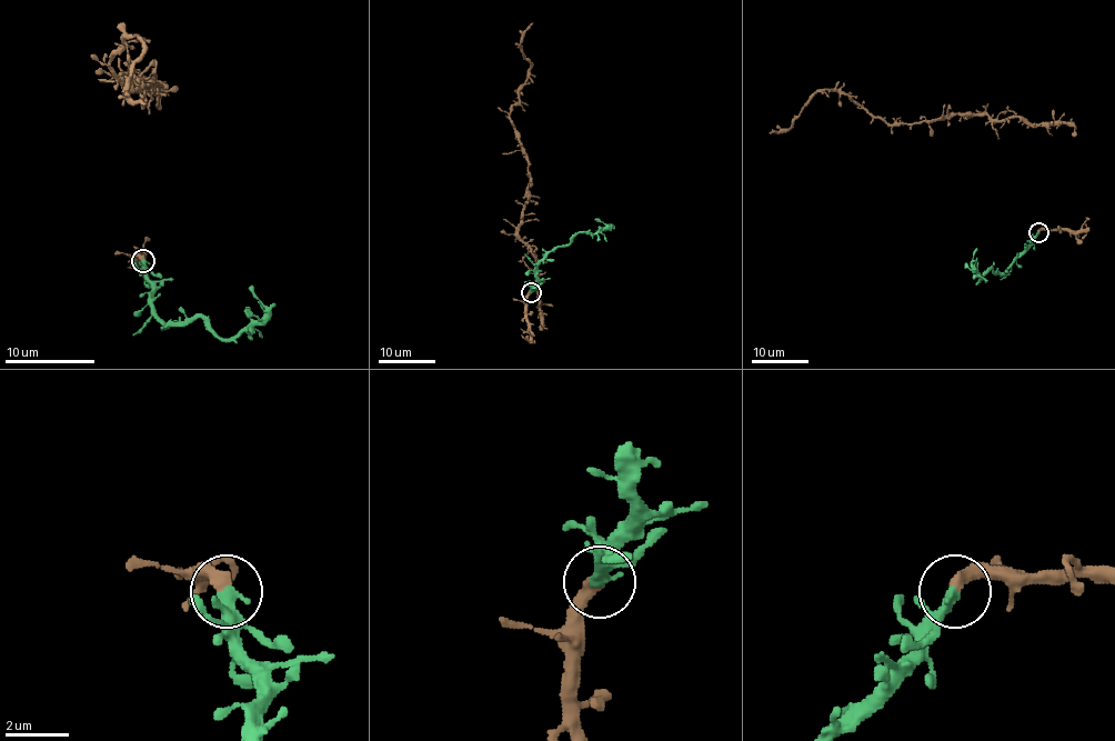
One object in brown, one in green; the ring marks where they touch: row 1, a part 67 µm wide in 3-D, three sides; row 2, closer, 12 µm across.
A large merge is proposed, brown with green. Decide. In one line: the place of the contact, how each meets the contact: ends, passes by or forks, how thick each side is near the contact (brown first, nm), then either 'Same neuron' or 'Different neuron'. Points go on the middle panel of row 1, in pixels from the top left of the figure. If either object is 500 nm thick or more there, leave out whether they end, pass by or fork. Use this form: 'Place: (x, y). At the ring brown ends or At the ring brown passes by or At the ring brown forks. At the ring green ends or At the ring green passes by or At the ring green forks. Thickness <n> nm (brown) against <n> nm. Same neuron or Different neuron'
Place: (531, 292). At the ring brown ends. At the ring green passes by. Thickness 400 nm (brown) against 300 nm. Same neuron

